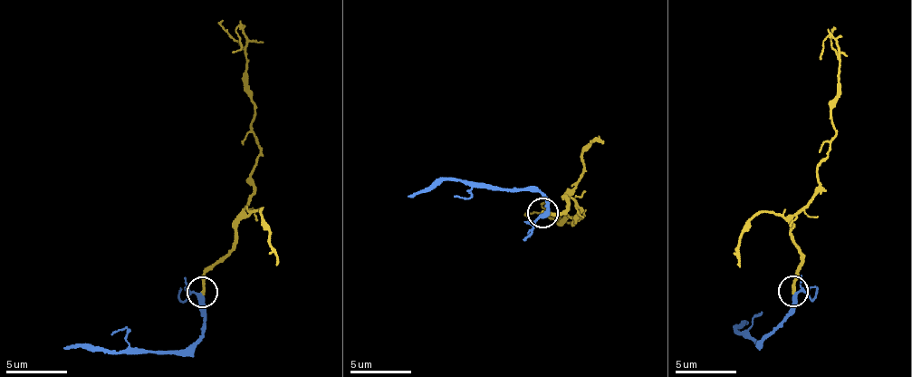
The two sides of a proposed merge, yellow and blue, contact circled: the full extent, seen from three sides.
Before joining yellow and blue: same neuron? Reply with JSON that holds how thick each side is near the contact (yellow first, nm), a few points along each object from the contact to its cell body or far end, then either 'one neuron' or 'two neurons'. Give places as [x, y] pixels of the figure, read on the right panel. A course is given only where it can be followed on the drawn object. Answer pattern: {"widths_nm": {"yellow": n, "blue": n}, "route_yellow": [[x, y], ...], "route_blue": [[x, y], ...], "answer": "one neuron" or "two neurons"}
{"widths_nm": {"yellow": 240, "blue": 280}, "route_yellow": [[793, 290], [801, 254], [793, 214], [820, 185], [817, 164], [835, 133], [840, 48], [827, 38], [820, 58]], "route_blue": [[793, 290], [793, 308], [760, 342], [734, 327], [745, 323]], "answer": "one neuron"}

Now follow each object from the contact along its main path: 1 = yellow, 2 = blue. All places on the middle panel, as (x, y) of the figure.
1: (542, 213), (562, 210), (569, 196), (580, 208), (574, 224), (540, 203)
2: (542, 213), (544, 216), (547, 199), (537, 189), (435, 179), (426, 188), (408, 195)

